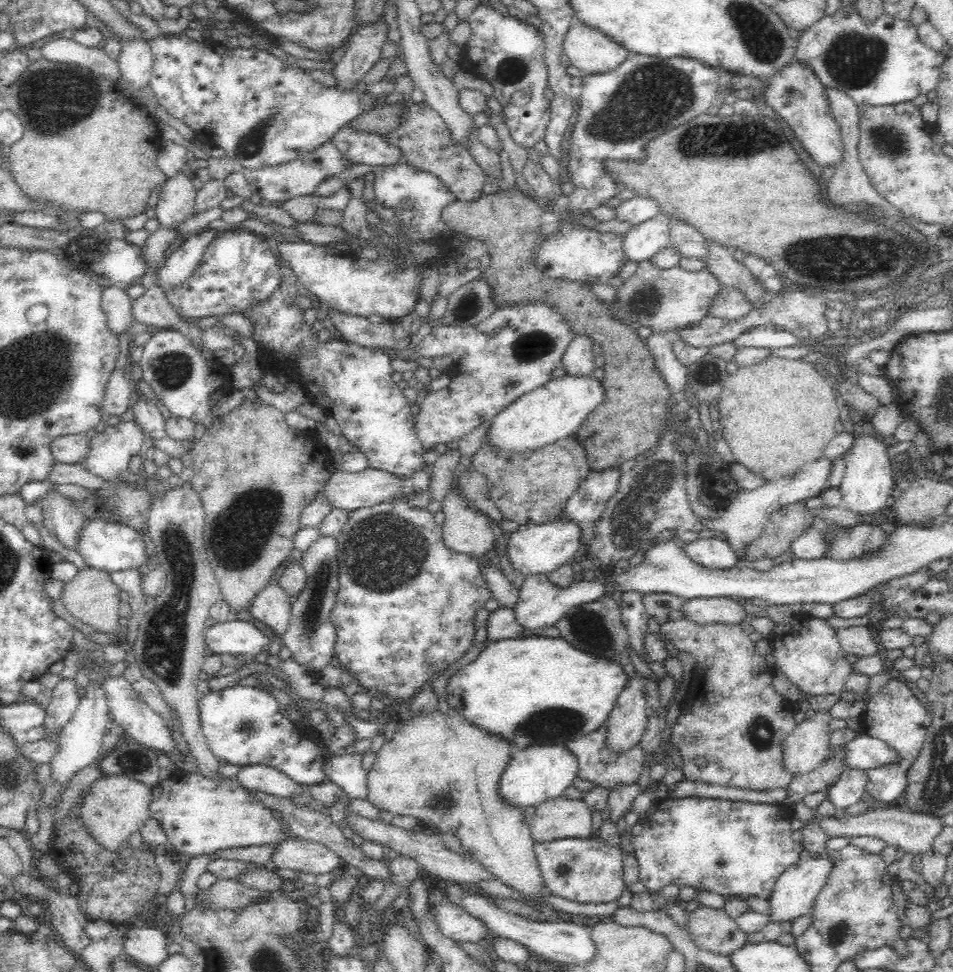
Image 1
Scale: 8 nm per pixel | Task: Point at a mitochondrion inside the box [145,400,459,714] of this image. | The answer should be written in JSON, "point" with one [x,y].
{"point":[361,565]}

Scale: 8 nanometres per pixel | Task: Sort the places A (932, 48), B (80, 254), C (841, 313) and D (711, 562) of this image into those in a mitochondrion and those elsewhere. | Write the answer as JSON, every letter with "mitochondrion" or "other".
{"A":"other","B":"mitochondrion","C":"other","D":"other"}

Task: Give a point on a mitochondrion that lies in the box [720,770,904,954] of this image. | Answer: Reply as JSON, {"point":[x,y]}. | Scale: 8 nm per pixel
{"point":[838,932]}

